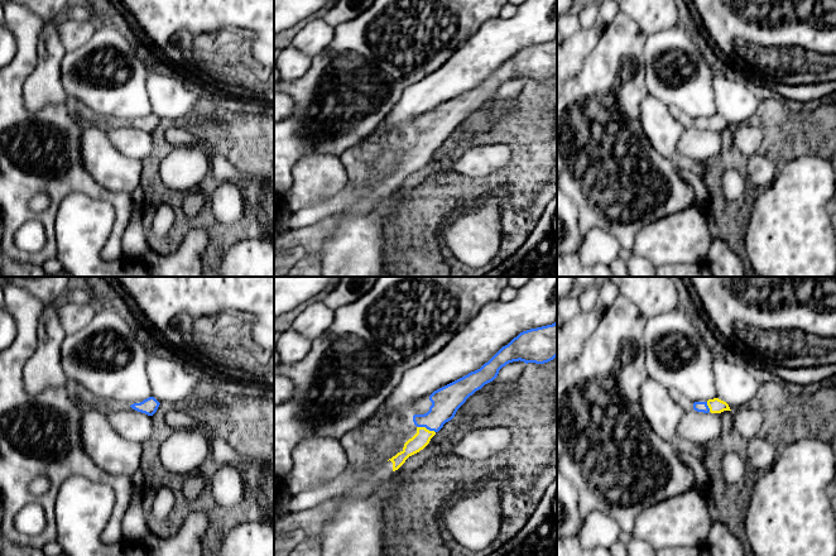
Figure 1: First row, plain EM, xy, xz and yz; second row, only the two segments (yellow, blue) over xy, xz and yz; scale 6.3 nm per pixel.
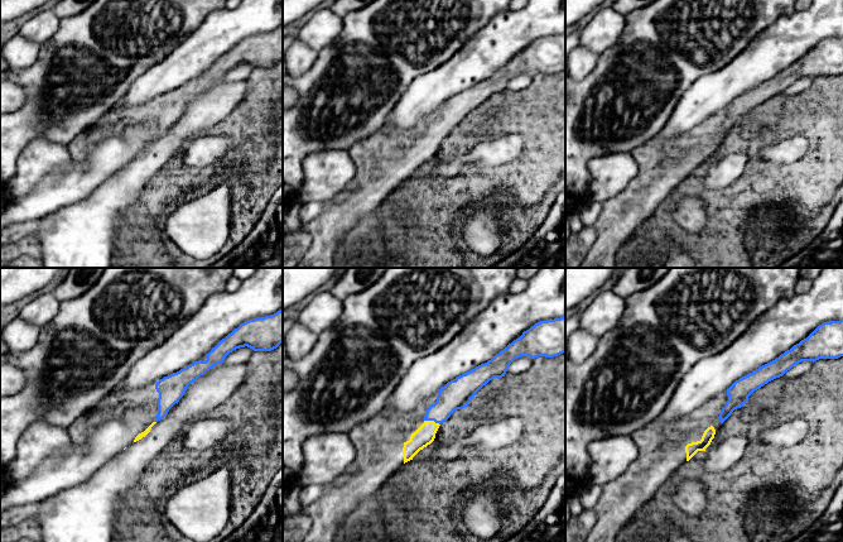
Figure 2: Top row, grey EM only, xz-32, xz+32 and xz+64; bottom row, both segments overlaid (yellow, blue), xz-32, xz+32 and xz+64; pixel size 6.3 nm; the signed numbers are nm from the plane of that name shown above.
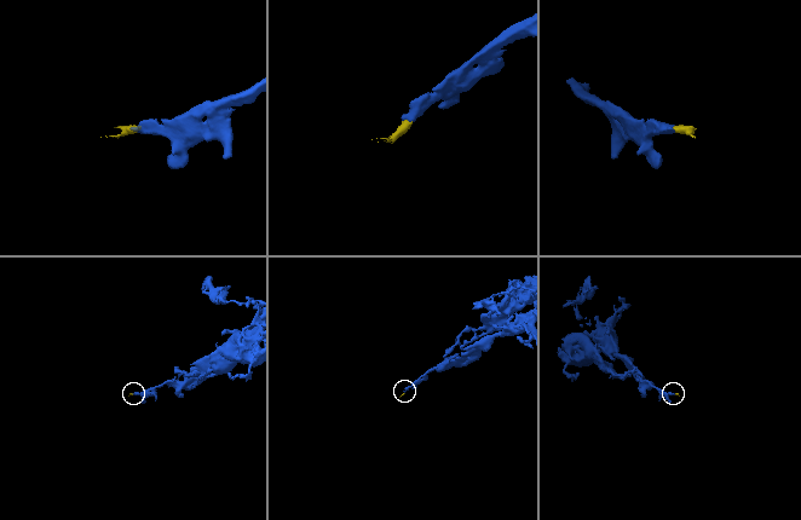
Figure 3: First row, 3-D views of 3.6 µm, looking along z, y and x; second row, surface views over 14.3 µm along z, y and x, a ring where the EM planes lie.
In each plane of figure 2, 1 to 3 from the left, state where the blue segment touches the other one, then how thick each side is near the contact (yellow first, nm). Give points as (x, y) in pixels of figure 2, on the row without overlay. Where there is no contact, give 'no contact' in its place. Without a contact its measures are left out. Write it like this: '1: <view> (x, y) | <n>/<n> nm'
1: no contact
2: xz+32 (432, 138) | 120/190 nm
3: no contact

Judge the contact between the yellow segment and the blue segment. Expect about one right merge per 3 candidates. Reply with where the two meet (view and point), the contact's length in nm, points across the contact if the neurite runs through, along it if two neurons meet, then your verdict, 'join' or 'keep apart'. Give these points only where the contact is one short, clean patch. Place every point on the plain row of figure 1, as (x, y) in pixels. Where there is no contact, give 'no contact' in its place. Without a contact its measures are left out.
xz (424, 144) | 130 nm | across xz (422, 154), (424, 144), (443, 125), (446, 118) | join

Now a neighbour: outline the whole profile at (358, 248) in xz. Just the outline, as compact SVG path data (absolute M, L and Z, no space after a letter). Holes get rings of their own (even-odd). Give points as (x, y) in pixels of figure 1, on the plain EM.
M434 152L419 169L409 173L405 179L388 195L379 197L362 215L346 216L340 220L335 233L325 239L321 248L322 277L383 277L385 274L386 250L390 236L402 225L400 216L409 200L428 187L428 179L455 158L448 155L442 162L442 154Z

